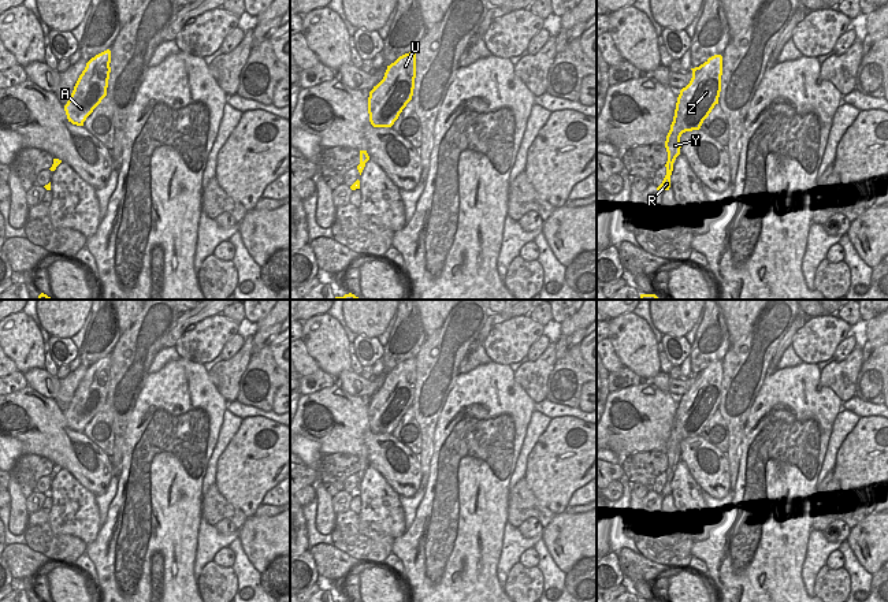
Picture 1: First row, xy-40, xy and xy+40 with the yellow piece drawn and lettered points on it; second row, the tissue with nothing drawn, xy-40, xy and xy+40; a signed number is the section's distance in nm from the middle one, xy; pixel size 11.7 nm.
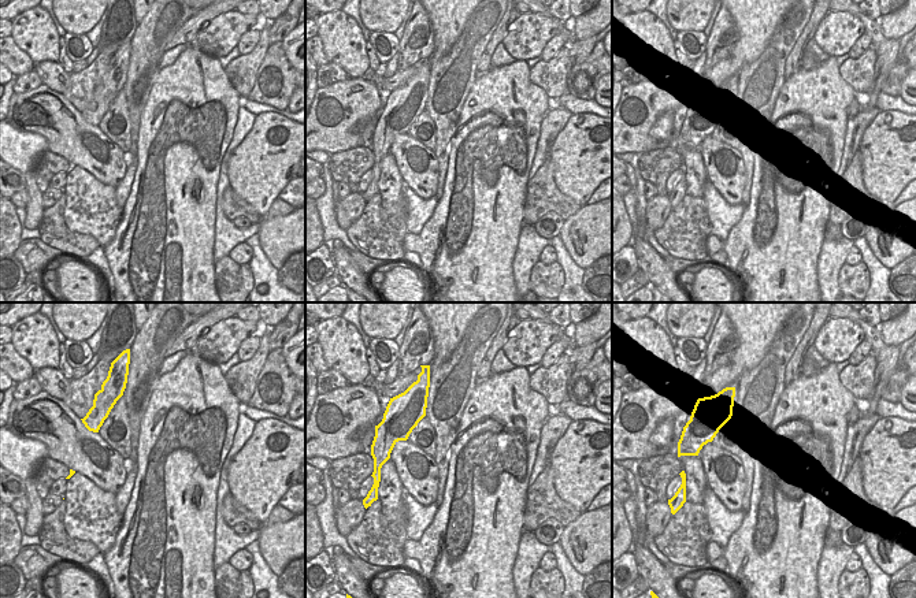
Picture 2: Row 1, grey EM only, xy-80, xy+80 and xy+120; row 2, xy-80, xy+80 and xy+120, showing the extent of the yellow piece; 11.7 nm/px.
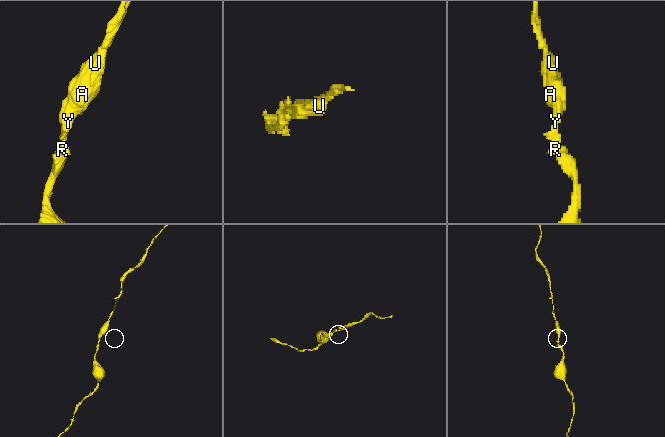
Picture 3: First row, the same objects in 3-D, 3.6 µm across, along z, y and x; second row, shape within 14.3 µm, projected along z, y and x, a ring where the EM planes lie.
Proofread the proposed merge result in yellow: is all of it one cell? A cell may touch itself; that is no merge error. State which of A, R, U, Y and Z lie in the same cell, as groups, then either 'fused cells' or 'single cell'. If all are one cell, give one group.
A R U Y Z; single cell

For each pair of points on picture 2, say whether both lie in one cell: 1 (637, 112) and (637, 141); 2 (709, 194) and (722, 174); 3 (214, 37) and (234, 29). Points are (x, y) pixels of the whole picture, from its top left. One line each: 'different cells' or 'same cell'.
1: same cell
2: different cells
3: same cell

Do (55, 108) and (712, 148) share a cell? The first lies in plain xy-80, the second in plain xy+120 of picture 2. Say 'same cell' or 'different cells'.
same cell

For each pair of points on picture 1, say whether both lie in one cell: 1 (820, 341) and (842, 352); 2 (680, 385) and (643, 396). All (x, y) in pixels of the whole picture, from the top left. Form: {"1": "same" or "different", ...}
{"1": "different", "2": "different"}

